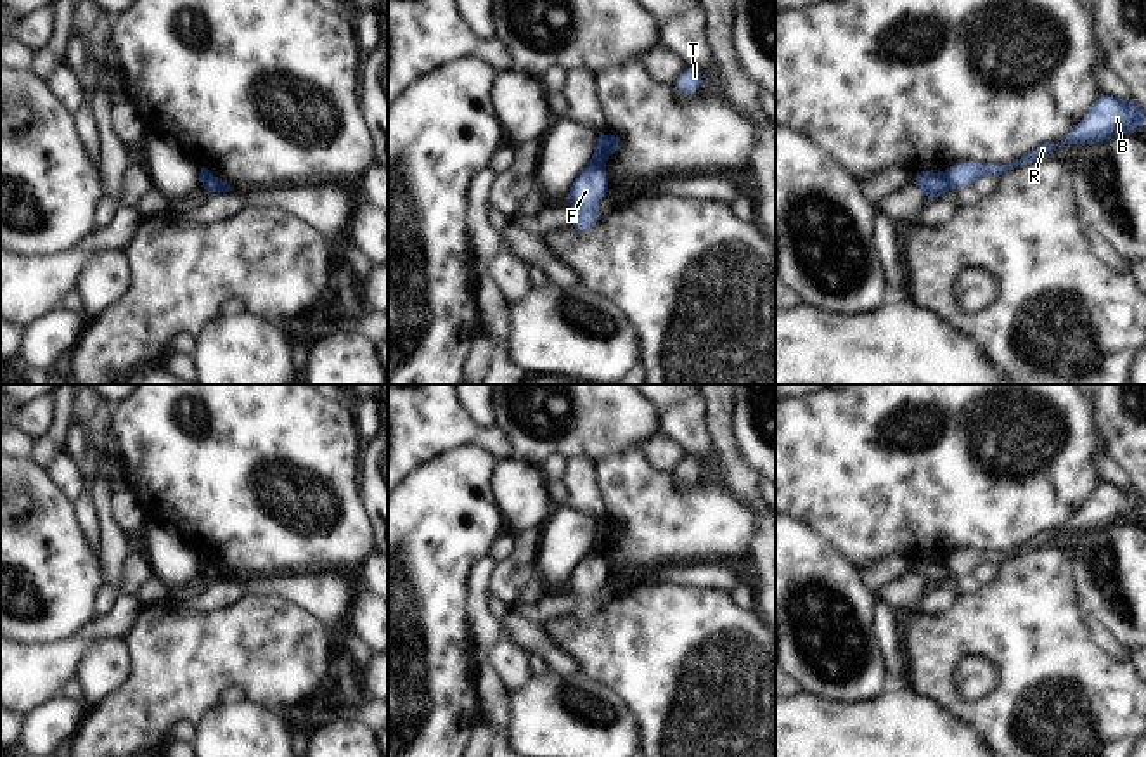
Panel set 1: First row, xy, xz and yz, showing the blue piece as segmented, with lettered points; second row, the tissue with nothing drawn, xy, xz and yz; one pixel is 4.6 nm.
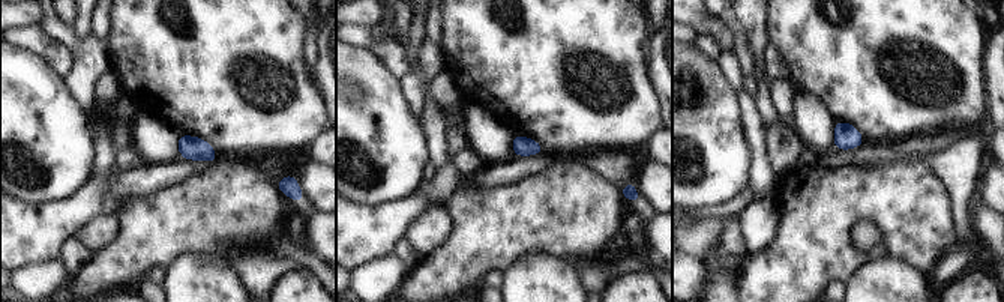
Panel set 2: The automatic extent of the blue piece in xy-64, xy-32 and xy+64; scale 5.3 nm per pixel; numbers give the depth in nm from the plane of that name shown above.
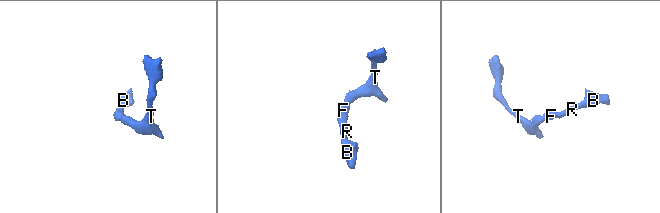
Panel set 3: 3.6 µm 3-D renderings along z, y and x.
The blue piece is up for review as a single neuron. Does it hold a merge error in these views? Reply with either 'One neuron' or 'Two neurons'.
Two neurons

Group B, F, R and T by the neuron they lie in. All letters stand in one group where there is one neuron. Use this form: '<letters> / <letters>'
B F R / T

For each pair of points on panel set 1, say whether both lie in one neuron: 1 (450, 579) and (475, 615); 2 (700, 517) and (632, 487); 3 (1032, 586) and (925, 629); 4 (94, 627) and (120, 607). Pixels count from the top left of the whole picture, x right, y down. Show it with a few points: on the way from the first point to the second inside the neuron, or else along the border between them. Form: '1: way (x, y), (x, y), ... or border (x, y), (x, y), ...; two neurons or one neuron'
1: border (473, 565), (468, 574), (471, 645); two neurons
2: way (682, 517), (662, 517), (650, 504); one neuron
3: way (1006, 612), (994, 622), (951, 629); one neuron
4: way (101, 627), (115, 614); one neuron

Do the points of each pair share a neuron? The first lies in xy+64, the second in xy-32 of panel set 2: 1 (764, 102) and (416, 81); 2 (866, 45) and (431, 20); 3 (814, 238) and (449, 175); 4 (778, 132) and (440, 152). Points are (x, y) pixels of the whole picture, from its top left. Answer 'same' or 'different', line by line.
1: different
2: different
3: different
4: different

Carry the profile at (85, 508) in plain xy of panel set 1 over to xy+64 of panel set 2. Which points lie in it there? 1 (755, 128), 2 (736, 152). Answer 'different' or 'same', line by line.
1: same
2: different

